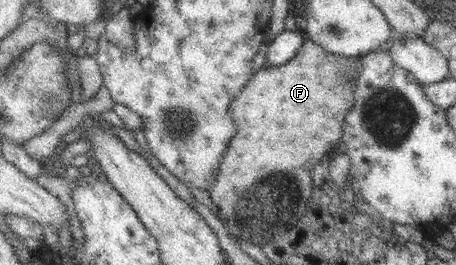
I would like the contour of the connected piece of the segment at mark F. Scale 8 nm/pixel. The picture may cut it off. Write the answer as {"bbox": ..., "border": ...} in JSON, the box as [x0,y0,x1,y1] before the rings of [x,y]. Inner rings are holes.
{"bbox":[207,39,360,245],"border":[[[306,39],[297,55],[285,65],[257,70],[229,104],[229,113],[238,130],[223,154],[213,186],[207,191],[218,209],[217,217],[237,243],[261,245],[298,225],[299,219],[305,215],[313,193],[311,170],[341,145],[345,116],[354,106],[354,68],[358,67],[358,59],[360,56],[330,54],[318,43]]]}

